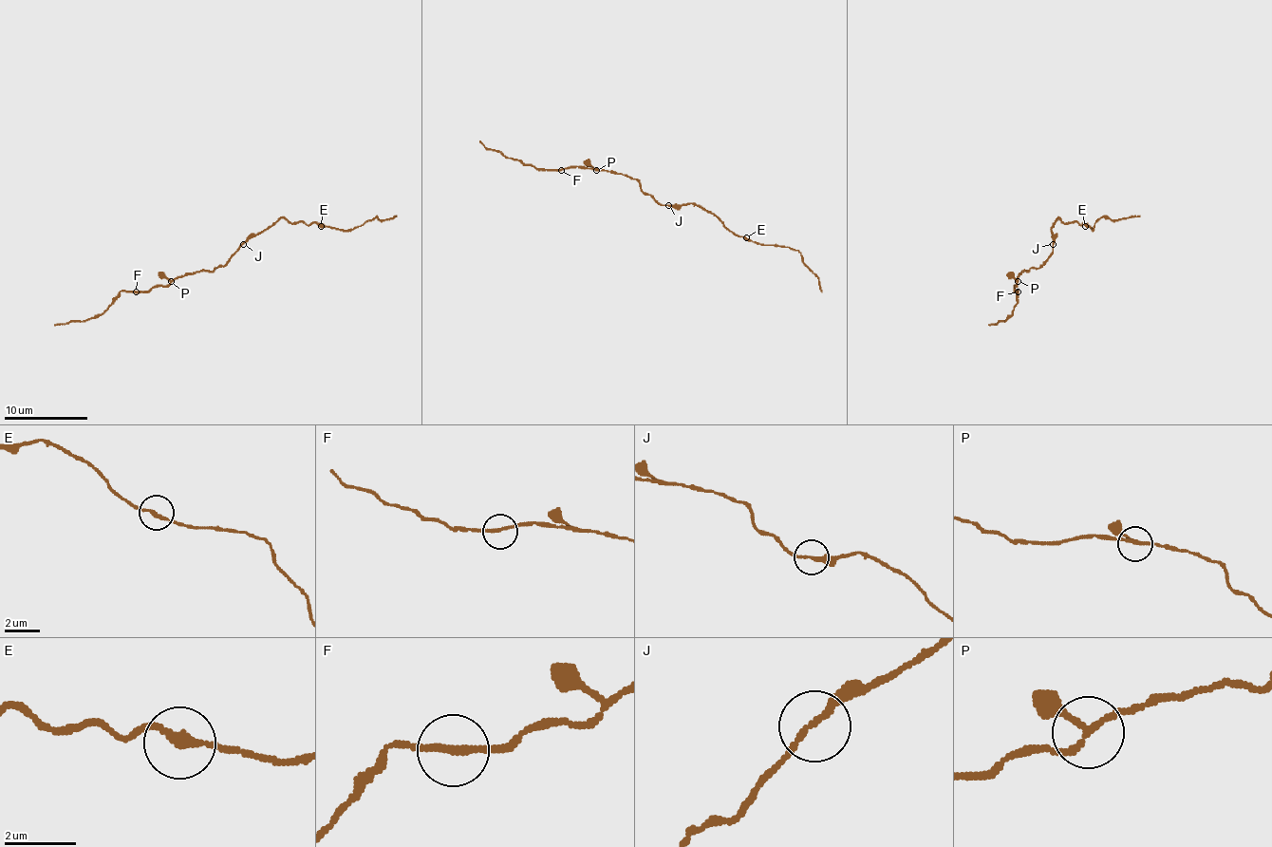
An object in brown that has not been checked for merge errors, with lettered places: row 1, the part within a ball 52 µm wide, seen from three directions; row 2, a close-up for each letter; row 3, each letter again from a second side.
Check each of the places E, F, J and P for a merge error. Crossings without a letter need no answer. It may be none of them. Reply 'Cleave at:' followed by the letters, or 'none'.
Cleave at: none

